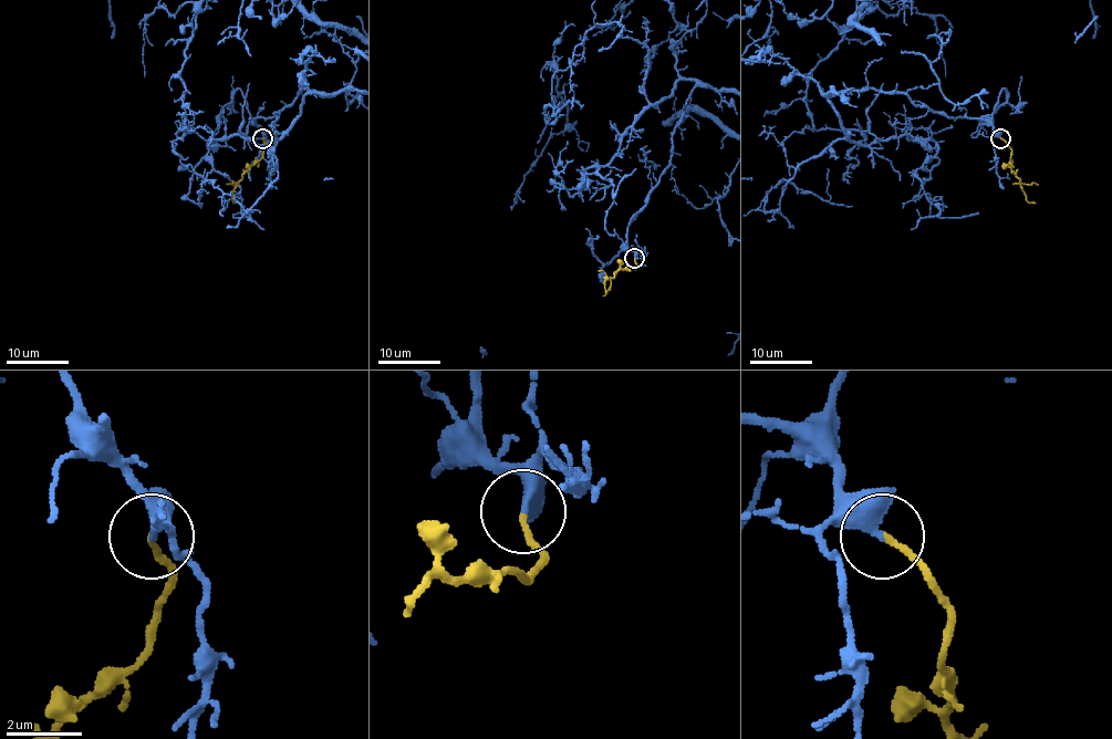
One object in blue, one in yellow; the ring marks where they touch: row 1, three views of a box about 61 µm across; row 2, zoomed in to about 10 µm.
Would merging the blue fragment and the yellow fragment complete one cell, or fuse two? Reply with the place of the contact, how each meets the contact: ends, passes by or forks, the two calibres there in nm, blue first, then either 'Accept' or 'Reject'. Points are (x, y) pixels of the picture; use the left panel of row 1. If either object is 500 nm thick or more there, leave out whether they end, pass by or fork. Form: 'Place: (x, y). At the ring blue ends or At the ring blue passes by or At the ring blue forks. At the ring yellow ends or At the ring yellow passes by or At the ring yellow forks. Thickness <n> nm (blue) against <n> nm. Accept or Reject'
Place: (262, 138). At the ring blue ends. At the ring yellow ends. Thickness 440 nm (blue) against 160 nm. Accept

